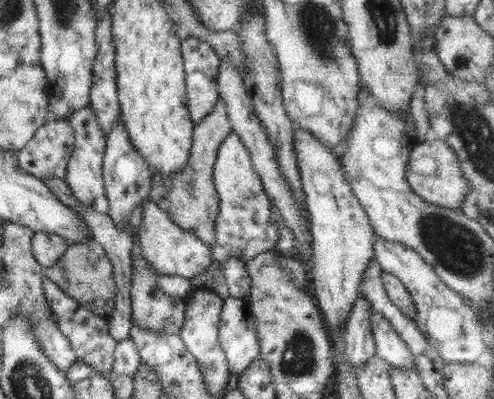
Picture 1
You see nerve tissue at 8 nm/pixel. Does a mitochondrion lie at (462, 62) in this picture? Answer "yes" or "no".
yes

